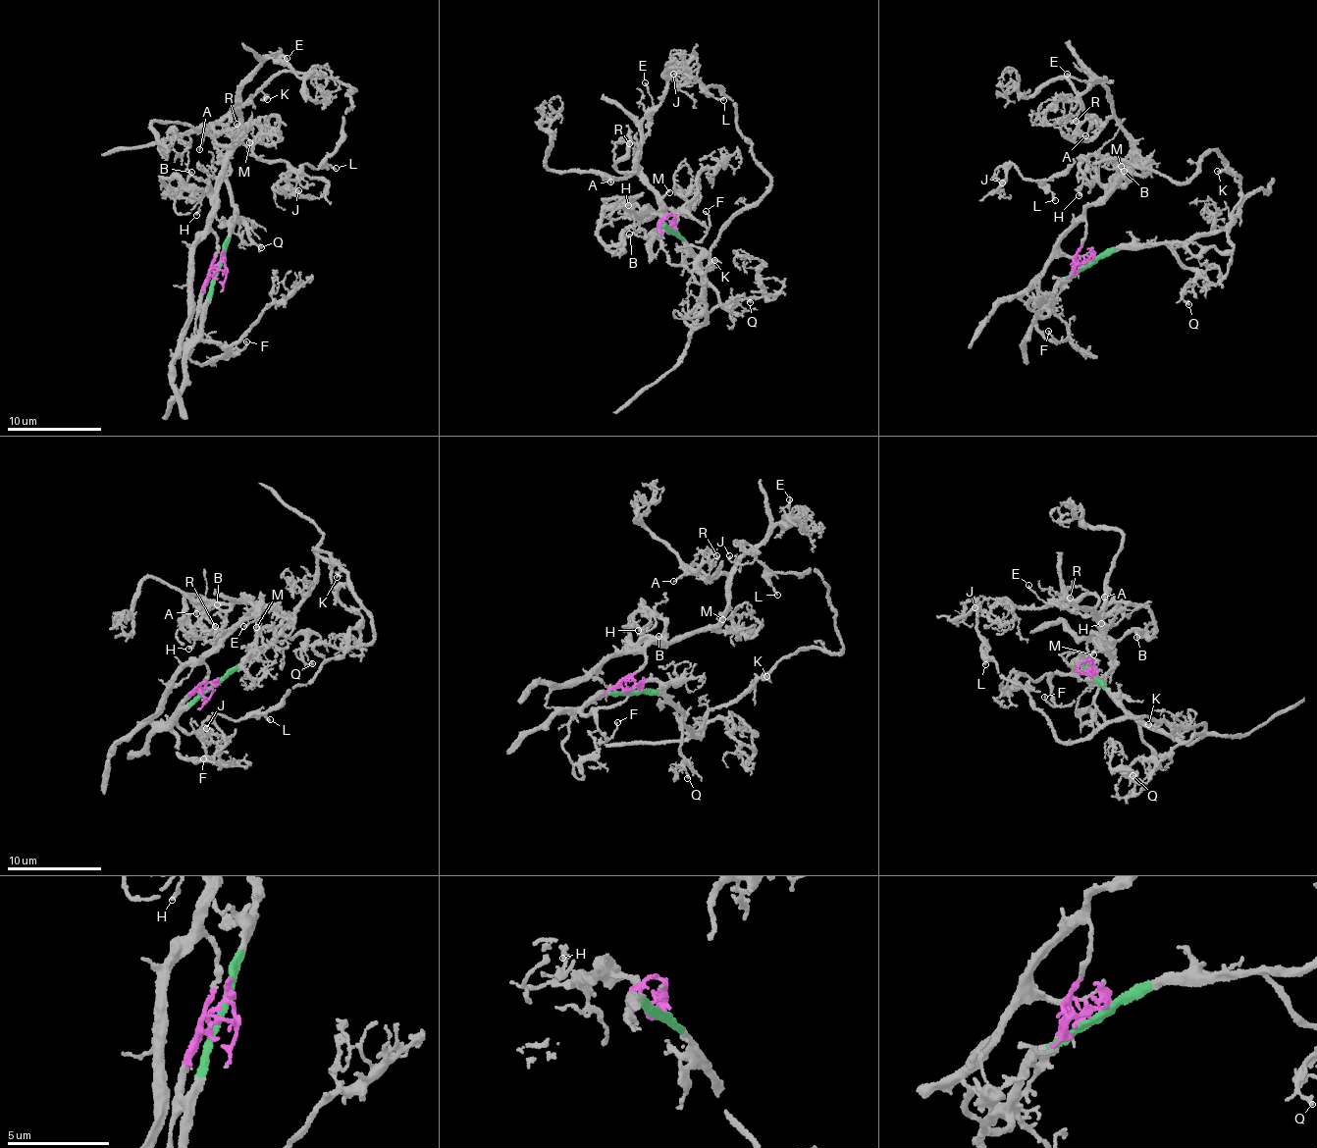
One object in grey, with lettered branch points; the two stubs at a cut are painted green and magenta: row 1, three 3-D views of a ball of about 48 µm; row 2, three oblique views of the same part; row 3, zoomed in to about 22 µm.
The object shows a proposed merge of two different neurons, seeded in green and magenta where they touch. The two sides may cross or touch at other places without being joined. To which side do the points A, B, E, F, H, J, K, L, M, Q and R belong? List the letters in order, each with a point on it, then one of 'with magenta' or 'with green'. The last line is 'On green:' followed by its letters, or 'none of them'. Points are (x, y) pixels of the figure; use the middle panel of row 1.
A: place (610, 182); with magenta
B: place (629, 234); with magenta
E: place (645, 82); with magenta
F: place (706, 211); with green
H: place (628, 205); with magenta
J: place (673, 74); with green
K: place (714, 260); with green
L: place (723, 100); with green
M: place (669, 192); with magenta
Q: place (750, 302); with green
R: place (629, 143); with magenta
On green: F, J, K, L, Q

